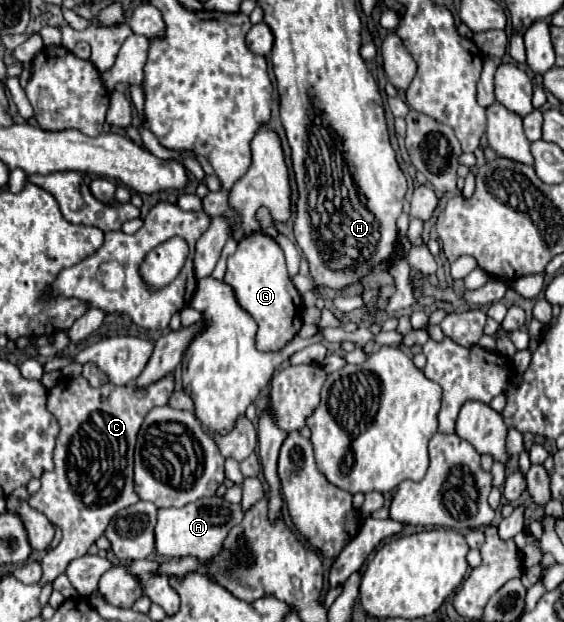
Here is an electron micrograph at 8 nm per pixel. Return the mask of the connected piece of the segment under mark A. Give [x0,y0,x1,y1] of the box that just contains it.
[155,496,243,560]

